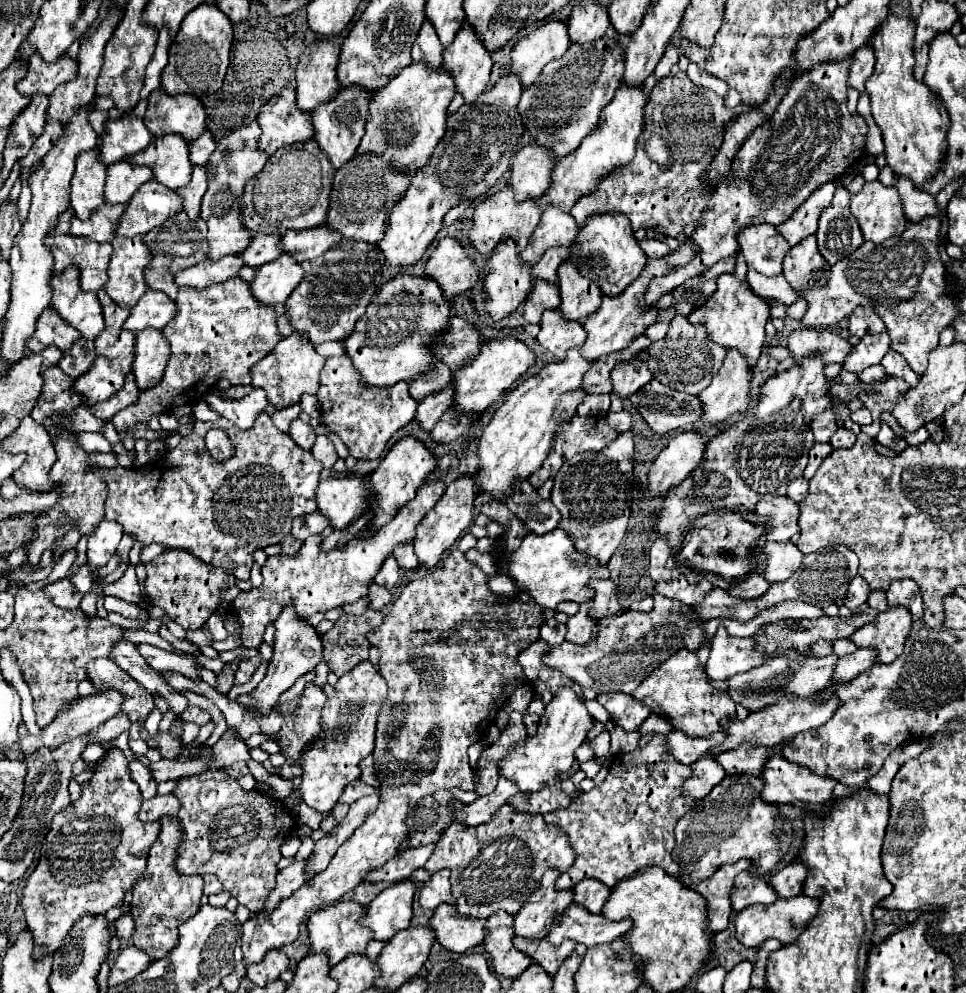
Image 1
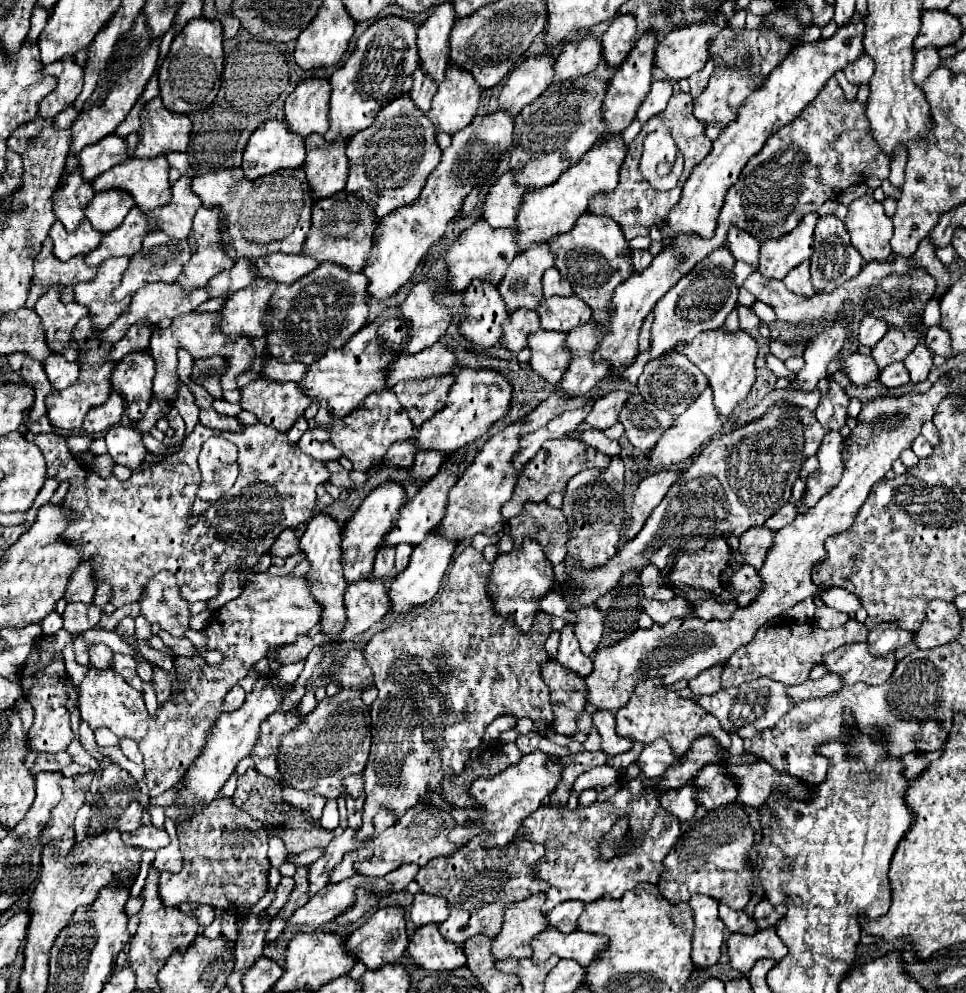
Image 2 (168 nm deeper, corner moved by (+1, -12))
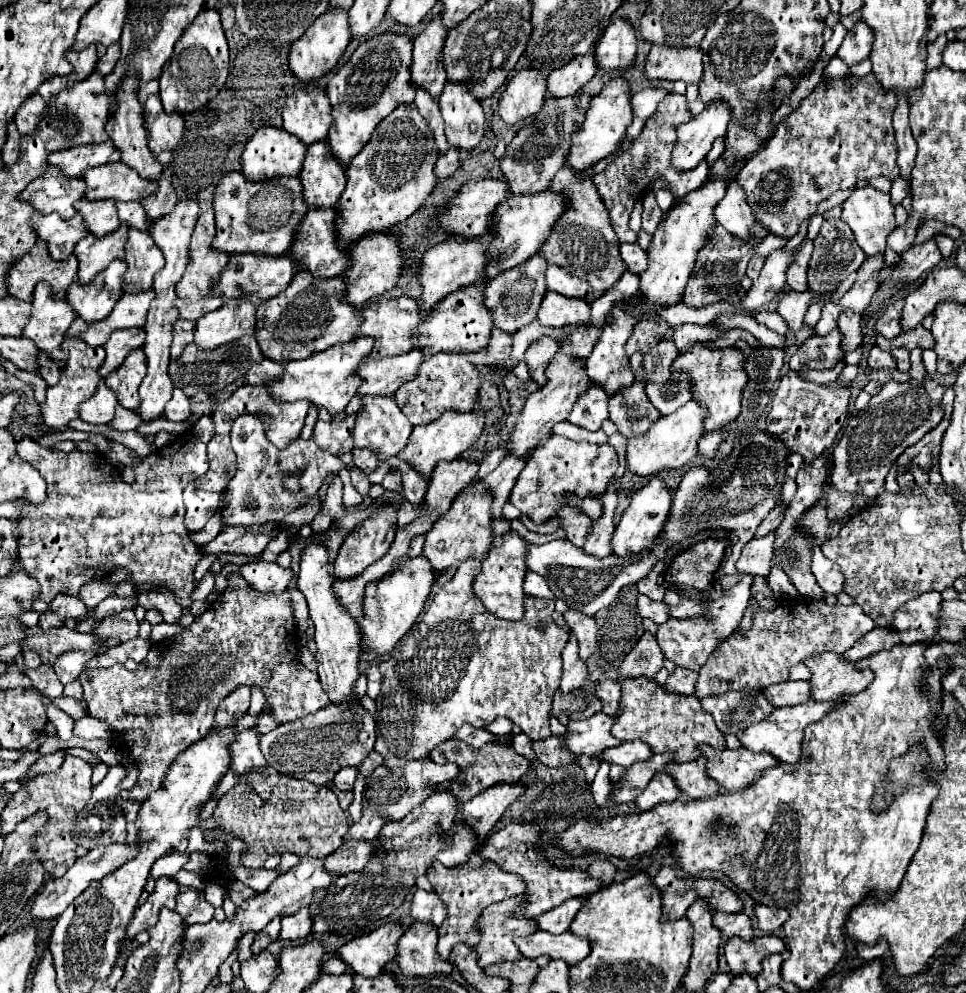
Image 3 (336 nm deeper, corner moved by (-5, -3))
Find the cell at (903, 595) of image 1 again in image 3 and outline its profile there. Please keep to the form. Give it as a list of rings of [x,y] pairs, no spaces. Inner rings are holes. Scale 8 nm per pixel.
[[[875,627],[865,637],[861,637],[849,651],[845,651],[843,655],[849,661],[859,661],[859,659],[869,657],[873,653],[879,653],[883,649],[893,649],[899,643],[901,643],[901,635],[895,629],[891,629],[891,627],[885,627],[885,629]]]

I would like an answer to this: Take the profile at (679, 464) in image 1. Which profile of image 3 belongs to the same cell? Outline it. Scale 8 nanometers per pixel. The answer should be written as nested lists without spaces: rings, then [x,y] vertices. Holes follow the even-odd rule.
[[[653,475],[647,485],[643,485],[641,489],[637,489],[633,493],[629,507],[621,515],[621,521],[613,535],[613,553],[625,557],[627,551],[639,553],[639,551],[647,549],[651,545],[651,541],[659,535],[659,531],[665,523],[665,517],[669,513],[669,507],[671,507],[671,491],[659,475]]]

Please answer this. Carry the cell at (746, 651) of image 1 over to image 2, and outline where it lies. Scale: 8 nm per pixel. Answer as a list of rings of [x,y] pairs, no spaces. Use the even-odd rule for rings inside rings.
[[[715,666],[715,668],[709,668],[707,672],[699,674],[697,678],[689,680],[689,688],[695,696],[701,696],[701,694],[715,694],[721,690],[721,670],[723,666]]]

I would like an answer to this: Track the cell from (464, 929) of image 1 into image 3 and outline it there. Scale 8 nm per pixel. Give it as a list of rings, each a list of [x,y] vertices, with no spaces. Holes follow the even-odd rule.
[[[415,921],[399,939],[397,945],[397,963],[401,967],[401,973],[405,977],[425,977],[425,975],[447,975],[453,971],[453,963],[451,961],[443,961],[437,955],[437,927],[431,923],[419,923]]]

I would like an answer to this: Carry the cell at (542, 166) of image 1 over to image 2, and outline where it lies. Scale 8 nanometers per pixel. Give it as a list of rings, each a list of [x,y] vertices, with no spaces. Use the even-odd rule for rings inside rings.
[[[511,172],[503,174],[491,186],[481,208],[481,218],[487,220],[491,228],[511,228],[515,224],[515,212],[519,210],[525,192],[525,188],[517,186]]]

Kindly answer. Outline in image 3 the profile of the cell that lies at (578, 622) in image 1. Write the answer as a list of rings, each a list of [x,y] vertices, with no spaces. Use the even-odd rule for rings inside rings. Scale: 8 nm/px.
[[[575,635],[569,637],[563,653],[563,677],[561,677],[561,691],[569,693],[577,687],[581,687],[589,675],[589,669],[587,669],[587,663],[579,657],[579,647],[577,647],[577,639]]]

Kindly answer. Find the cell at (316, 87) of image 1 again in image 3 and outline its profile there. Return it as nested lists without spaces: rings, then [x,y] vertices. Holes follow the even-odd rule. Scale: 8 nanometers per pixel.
[[[303,85],[295,89],[283,109],[283,129],[303,143],[325,139],[331,127],[331,103],[323,89]]]

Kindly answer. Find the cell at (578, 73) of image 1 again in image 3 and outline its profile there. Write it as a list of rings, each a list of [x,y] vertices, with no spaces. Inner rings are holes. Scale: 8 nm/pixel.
[[[591,95],[577,97],[547,97],[539,113],[523,127],[519,127],[515,139],[507,145],[505,155],[501,157],[501,169],[509,187],[515,195],[519,193],[537,193],[549,189],[555,173],[565,167],[567,155],[571,149],[571,137],[579,131],[589,109]]]

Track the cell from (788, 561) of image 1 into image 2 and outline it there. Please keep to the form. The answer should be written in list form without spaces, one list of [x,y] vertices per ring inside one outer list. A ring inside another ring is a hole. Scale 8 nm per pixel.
[[[741,566],[739,570],[735,570],[731,574],[729,586],[737,592],[737,598],[735,598],[737,606],[745,608],[761,592],[761,578],[759,578],[759,574],[757,574],[755,568]]]

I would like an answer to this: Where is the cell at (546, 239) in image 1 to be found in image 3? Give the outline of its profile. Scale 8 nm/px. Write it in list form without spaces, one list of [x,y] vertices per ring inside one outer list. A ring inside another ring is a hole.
[[[535,253],[533,257],[523,261],[521,267],[511,267],[485,283],[485,303],[489,303],[489,307],[493,307],[497,329],[515,333],[537,317],[541,299],[547,293],[545,269],[547,269],[547,261],[543,259],[541,253]]]

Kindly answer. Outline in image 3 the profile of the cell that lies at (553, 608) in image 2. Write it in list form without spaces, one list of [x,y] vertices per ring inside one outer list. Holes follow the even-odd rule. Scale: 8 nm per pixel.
[[[529,571],[529,575],[525,575],[525,593],[531,597],[539,597],[539,599],[555,599],[555,595],[549,589],[549,585],[545,583],[545,579],[531,571]]]

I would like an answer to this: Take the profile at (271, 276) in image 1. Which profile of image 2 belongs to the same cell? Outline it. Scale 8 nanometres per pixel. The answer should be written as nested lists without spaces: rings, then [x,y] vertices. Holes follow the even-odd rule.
[[[255,278],[247,288],[229,296],[223,308],[219,310],[219,330],[225,336],[231,336],[231,340],[237,340],[241,336],[263,336],[265,328],[261,326],[261,318],[267,314],[267,306],[273,292],[275,282]]]

